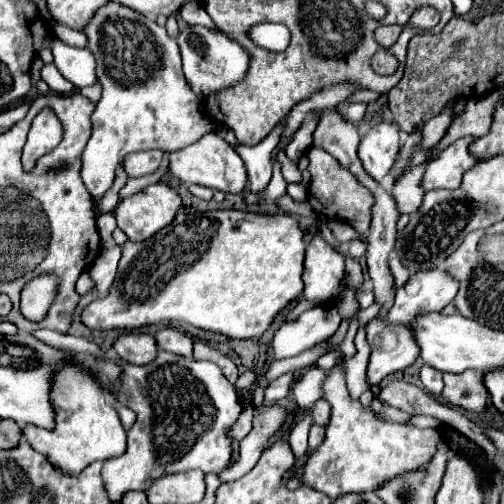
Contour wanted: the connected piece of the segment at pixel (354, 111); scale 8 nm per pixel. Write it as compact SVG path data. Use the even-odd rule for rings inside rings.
M352 102L348 108L346 108L346 112L344 112L346 116L344 118L348 118L348 120L354 120L354 122L360 122L362 118L364 118L364 114L366 114L366 104L356 104L356 102Z

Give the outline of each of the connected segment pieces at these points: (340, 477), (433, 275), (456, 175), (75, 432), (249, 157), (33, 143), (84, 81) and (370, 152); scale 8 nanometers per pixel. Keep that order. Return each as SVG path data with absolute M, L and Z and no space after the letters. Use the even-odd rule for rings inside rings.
M338 358L322 382L322 392L332 408L332 414L326 426L324 442L310 452L302 468L302 484L326 494L330 500L336 500L344 494L374 492L404 472L424 470L442 440L440 432L434 428L386 422L376 416L372 408L364 408L348 394L342 362L344 358Z
M442 268L432 272L416 272L396 290L394 306L388 312L388 322L410 324L418 316L440 312L456 296L456 280Z
M464 136L464 138L456 140L454 144L450 144L446 150L442 150L436 160L428 162L420 186L424 190L436 190L436 188L454 190L454 188L458 188L464 172L474 168L478 162L478 158L474 158L470 154L470 144L474 140L476 140L476 136Z
M68 362L66 368L56 374L52 404L56 408L56 428L52 432L36 426L28 426L22 432L28 444L44 454L64 474L76 476L96 460L104 462L126 452L126 432L114 406L106 404L104 392L100 392L100 384L96 384L96 380L88 376L88 372L80 372L76 364Z
M222 124L216 126L216 134L222 136L228 144L232 144L234 150L246 162L248 178L250 178L250 190L254 190L254 192L262 192L272 178L272 152L282 140L280 132L284 132L284 124L276 124L274 130L260 144L244 146L244 144L236 142L236 138L232 136L232 132L228 128L224 128Z
M42 110L30 128L28 142L23 148L22 164L26 172L30 172L35 166L36 160L56 148L62 140L64 130L60 128L60 120L56 120L56 114L52 110Z
M54 38L52 54L60 74L70 80L76 88L96 84L96 62L88 48L72 48Z
M380 118L374 128L362 138L358 146L358 158L362 160L364 170L380 182L396 162L400 150L398 126L390 120Z

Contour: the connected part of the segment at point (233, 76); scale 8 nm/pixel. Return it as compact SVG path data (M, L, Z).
M204 26L186 28L178 36L178 46L182 52L184 76L190 82L190 86L198 98L204 98L208 94L216 94L220 88L228 88L232 84L238 84L244 78L244 70L248 70L250 56L246 52L242 52L242 46L238 42L228 40L228 36L220 30L212 32Z

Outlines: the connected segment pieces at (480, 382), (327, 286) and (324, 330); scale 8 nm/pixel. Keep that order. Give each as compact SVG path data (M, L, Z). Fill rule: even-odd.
M446 372L442 396L452 406L460 406L468 412L482 414L490 398L484 386L484 372L462 372L462 374Z
M316 234L306 246L304 296L312 302L330 302L344 288L344 258Z
M316 306L304 312L296 322L282 324L272 340L274 358L288 358L312 348L314 344L330 338L340 326L340 314L336 308Z

